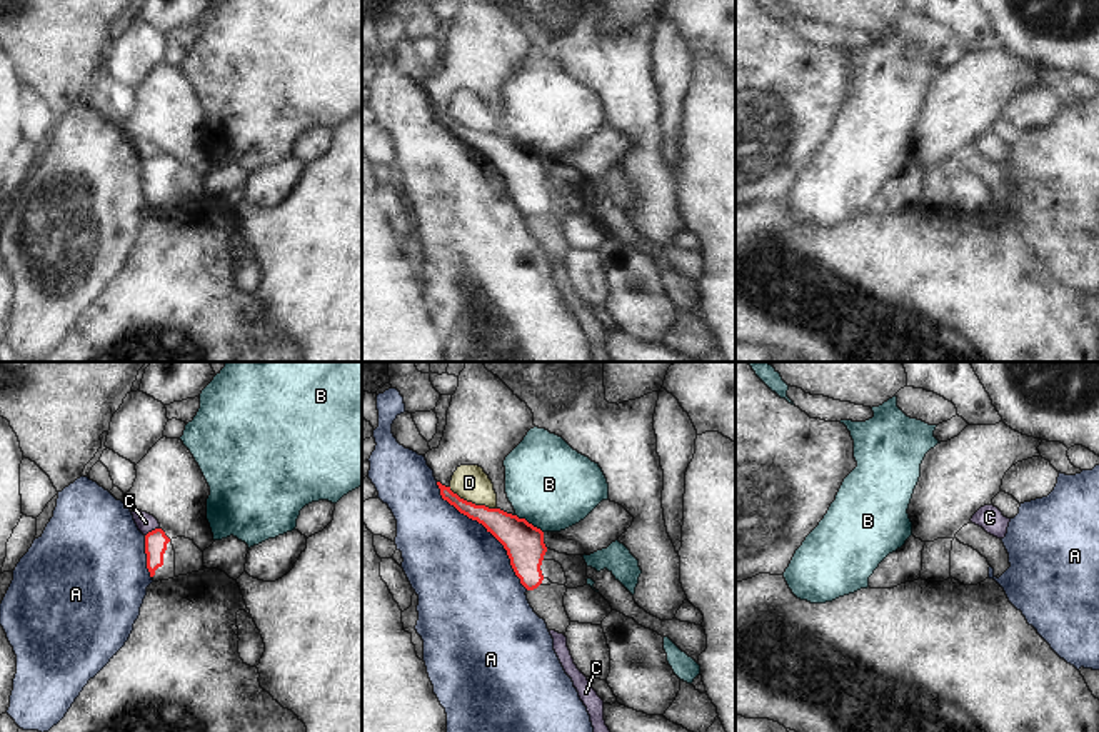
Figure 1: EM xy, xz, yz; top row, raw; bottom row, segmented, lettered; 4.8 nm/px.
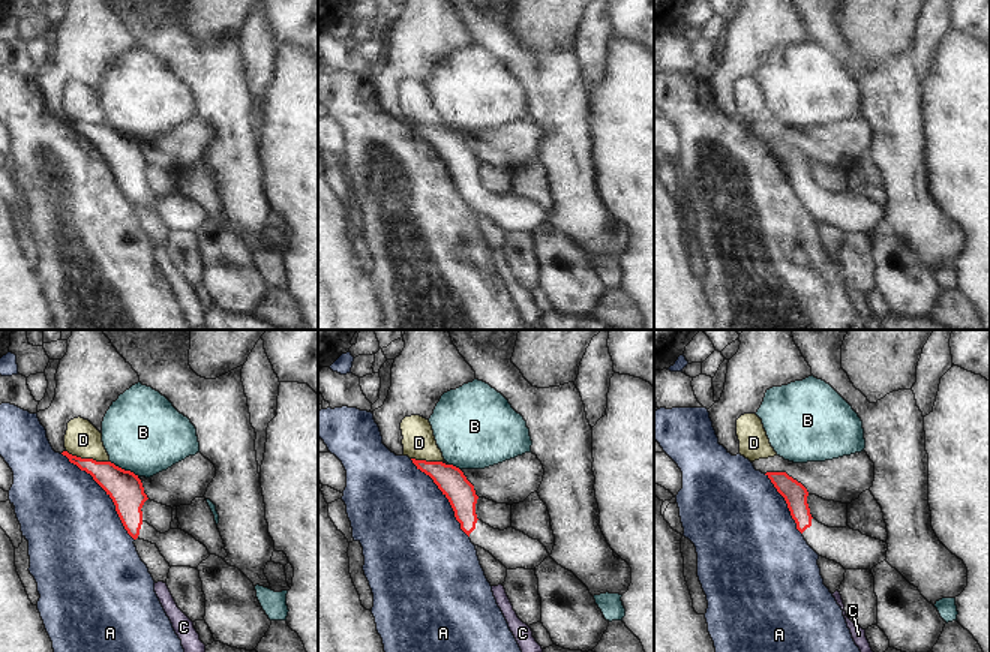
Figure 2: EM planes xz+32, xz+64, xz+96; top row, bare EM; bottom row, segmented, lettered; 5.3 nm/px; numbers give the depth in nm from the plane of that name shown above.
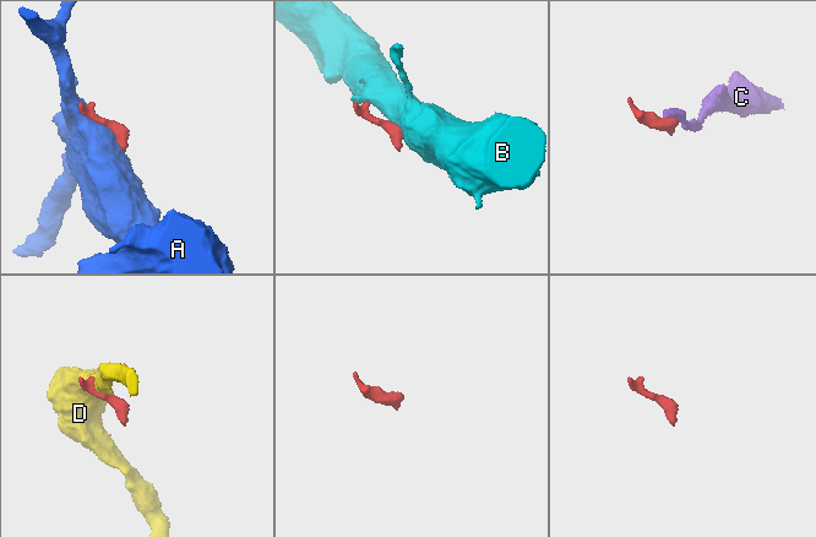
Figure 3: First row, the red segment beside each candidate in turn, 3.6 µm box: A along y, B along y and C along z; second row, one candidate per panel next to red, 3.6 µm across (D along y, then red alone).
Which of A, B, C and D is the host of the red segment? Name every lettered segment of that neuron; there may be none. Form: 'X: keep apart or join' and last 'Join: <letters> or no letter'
A: keep apart
B: keep apart
C: keep apart
D: keep apart
Join: no letter

